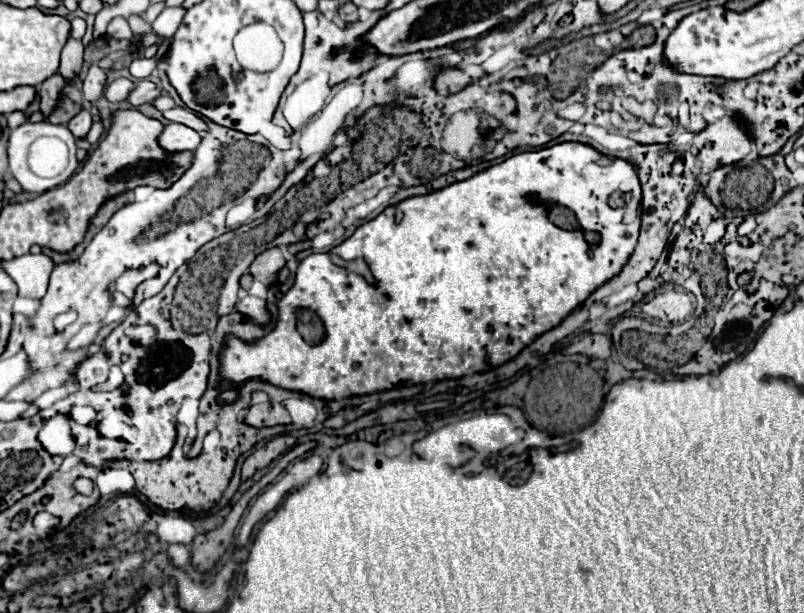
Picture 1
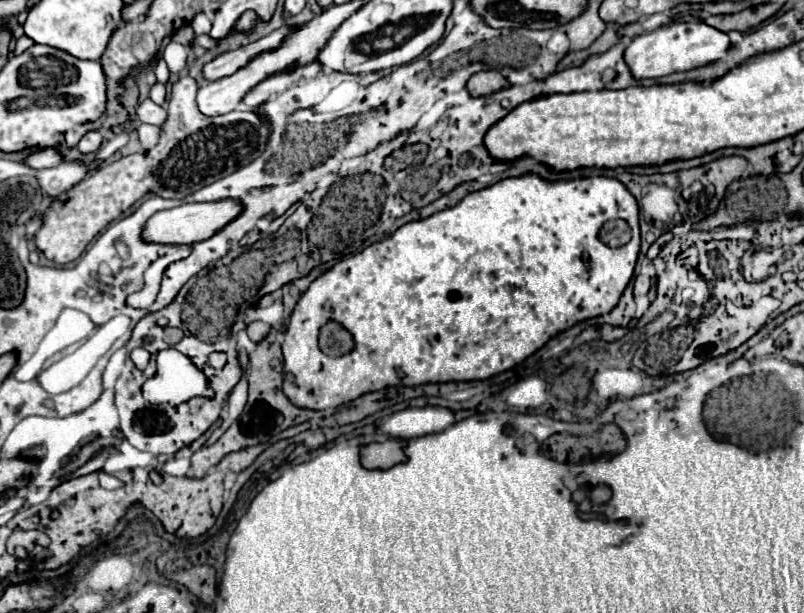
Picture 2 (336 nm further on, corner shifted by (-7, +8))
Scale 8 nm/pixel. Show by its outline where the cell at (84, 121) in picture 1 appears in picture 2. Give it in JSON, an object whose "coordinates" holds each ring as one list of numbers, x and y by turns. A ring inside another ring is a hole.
{"coordinates":[[95,130,95,132,87,132,87,134,81,138,77,150,79,150,81,154,91,154,91,152,97,152,99,146,101,146,101,132]]}

